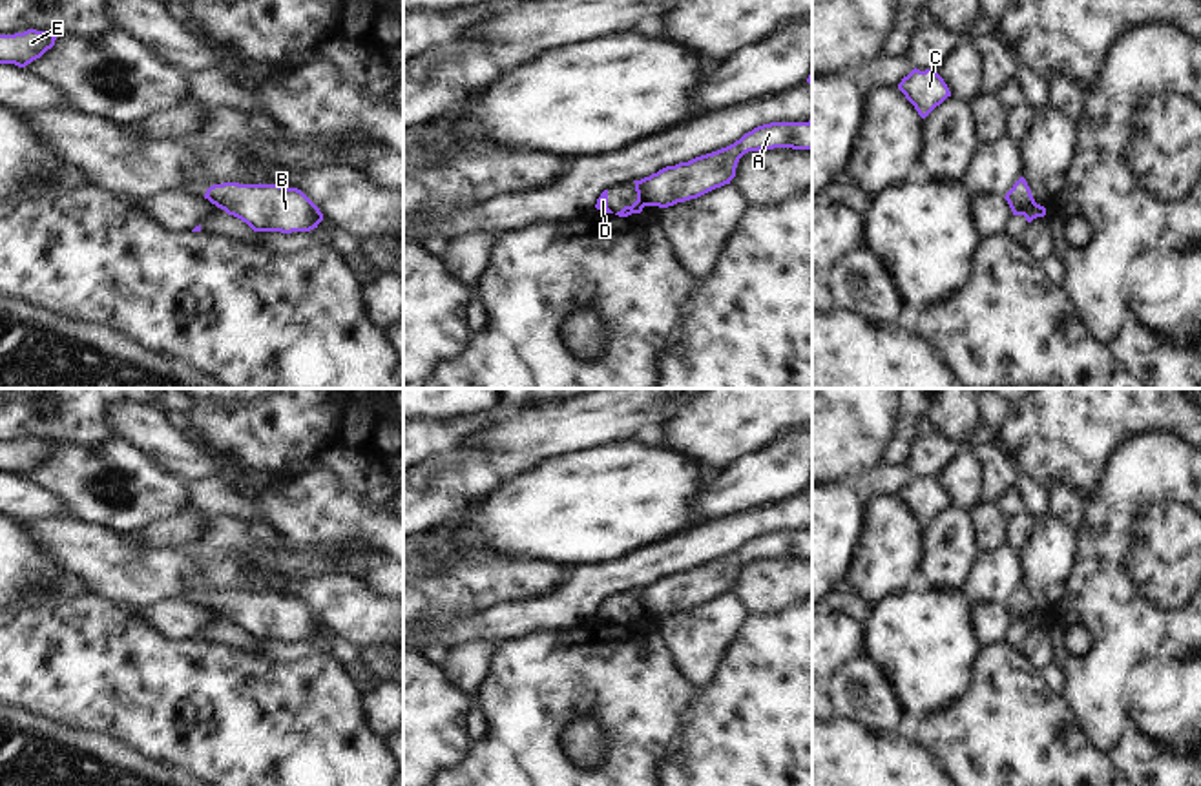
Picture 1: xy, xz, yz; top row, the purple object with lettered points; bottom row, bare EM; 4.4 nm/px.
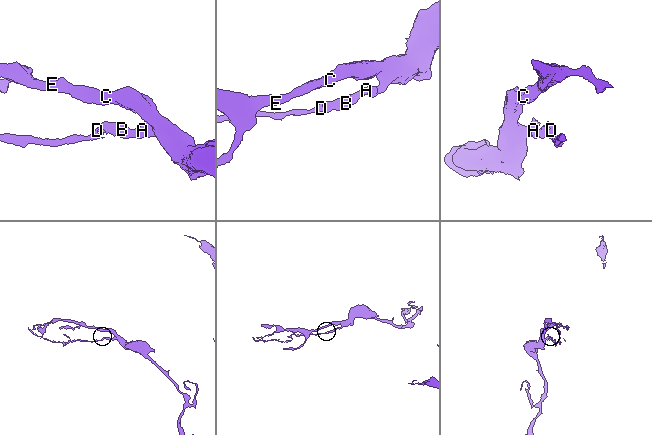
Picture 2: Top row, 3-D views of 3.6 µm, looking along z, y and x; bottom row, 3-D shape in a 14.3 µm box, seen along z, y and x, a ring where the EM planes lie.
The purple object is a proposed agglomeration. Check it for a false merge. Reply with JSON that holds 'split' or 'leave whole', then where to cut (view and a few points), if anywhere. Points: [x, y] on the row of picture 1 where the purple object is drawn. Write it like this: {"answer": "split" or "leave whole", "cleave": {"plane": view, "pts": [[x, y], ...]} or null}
{"answer": "split", "cleave": {"plane": "xz", "pts": [[636, 181], [645, 205]]}}

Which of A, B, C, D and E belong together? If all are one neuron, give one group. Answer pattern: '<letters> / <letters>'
A B C E / D

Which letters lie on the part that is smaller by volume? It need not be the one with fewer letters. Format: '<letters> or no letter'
D

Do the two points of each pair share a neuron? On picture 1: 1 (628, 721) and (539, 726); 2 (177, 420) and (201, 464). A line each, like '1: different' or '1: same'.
1: same
2: different

